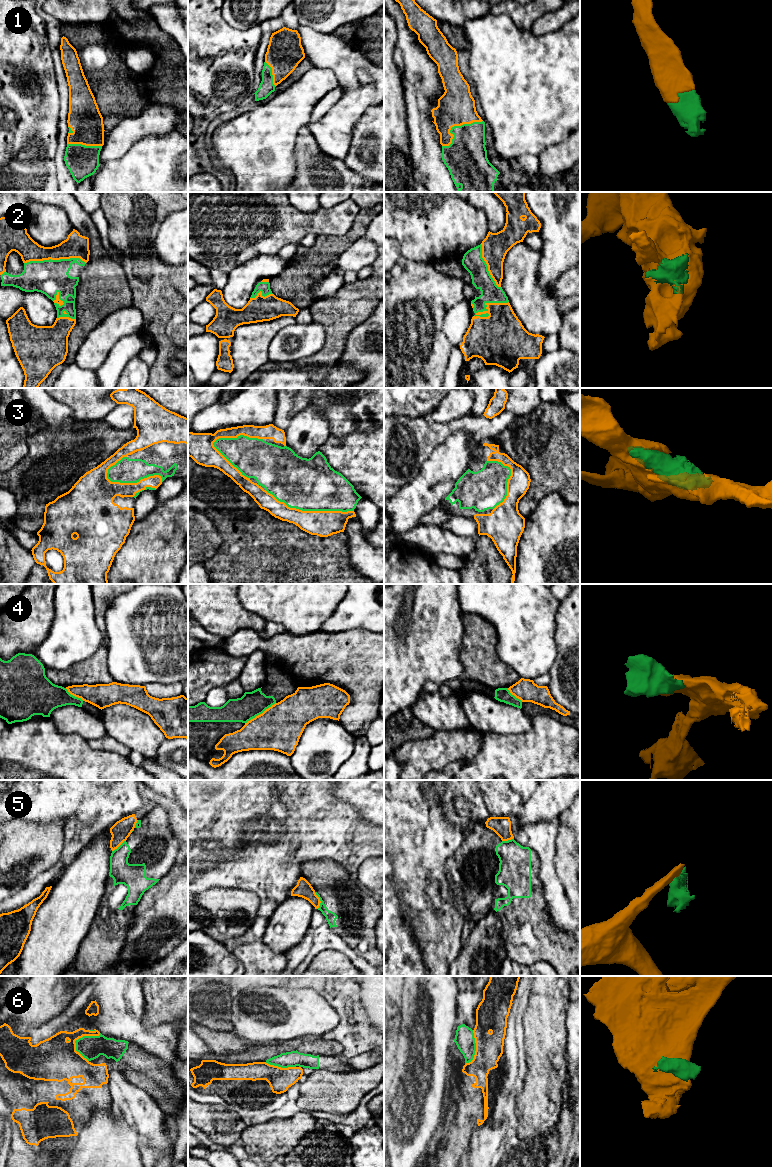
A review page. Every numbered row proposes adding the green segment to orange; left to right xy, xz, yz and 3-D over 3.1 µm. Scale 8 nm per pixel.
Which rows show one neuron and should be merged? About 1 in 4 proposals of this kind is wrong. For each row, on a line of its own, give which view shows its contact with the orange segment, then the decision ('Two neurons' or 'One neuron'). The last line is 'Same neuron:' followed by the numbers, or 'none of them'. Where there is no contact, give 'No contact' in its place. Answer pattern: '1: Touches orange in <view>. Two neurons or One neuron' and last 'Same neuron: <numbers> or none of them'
1: Touches orange in yz. One neuron
2: Touches orange in yz. One neuron
3: Touches orange in xz. One neuron
4: Touches orange in xz. Two neurons
5: Touches orange in xz. Two neurons
6: Touches orange in xy. Two neurons
Same neuron: 1, 2, 3

